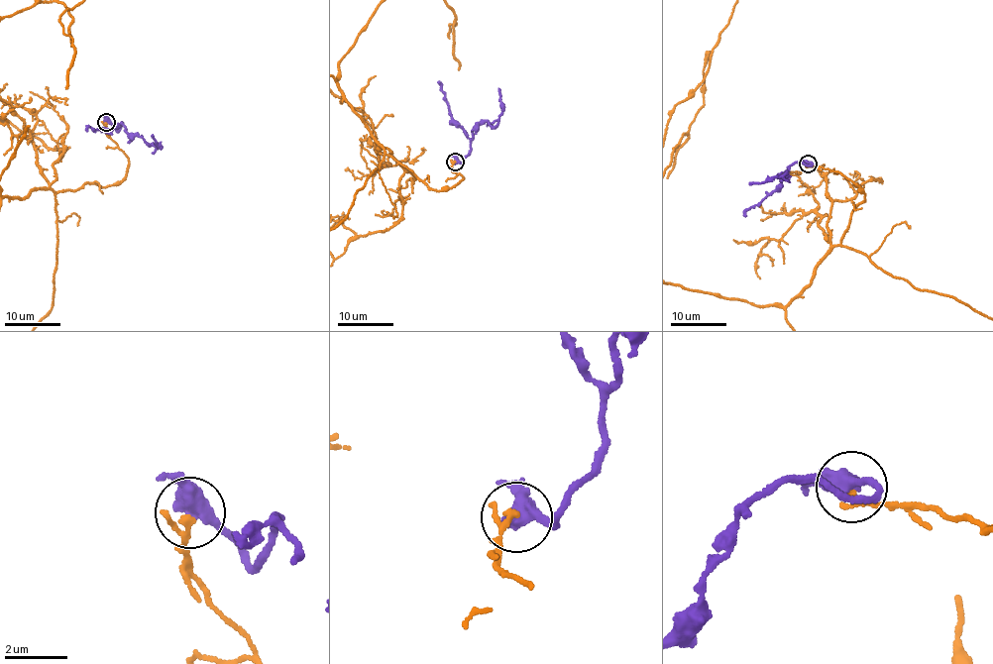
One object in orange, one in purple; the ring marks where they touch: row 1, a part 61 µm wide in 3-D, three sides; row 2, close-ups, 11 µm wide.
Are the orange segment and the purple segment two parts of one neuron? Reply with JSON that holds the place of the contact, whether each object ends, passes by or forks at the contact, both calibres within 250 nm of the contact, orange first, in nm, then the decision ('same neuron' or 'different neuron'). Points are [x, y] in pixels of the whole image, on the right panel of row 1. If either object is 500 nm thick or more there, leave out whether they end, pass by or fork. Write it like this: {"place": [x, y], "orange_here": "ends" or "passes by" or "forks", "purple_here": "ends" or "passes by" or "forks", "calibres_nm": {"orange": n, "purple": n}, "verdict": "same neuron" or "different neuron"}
{"place": [808, 164], "calibres_nm": {"orange": 220, "purple": 550}, "verdict": "different neuron"}

